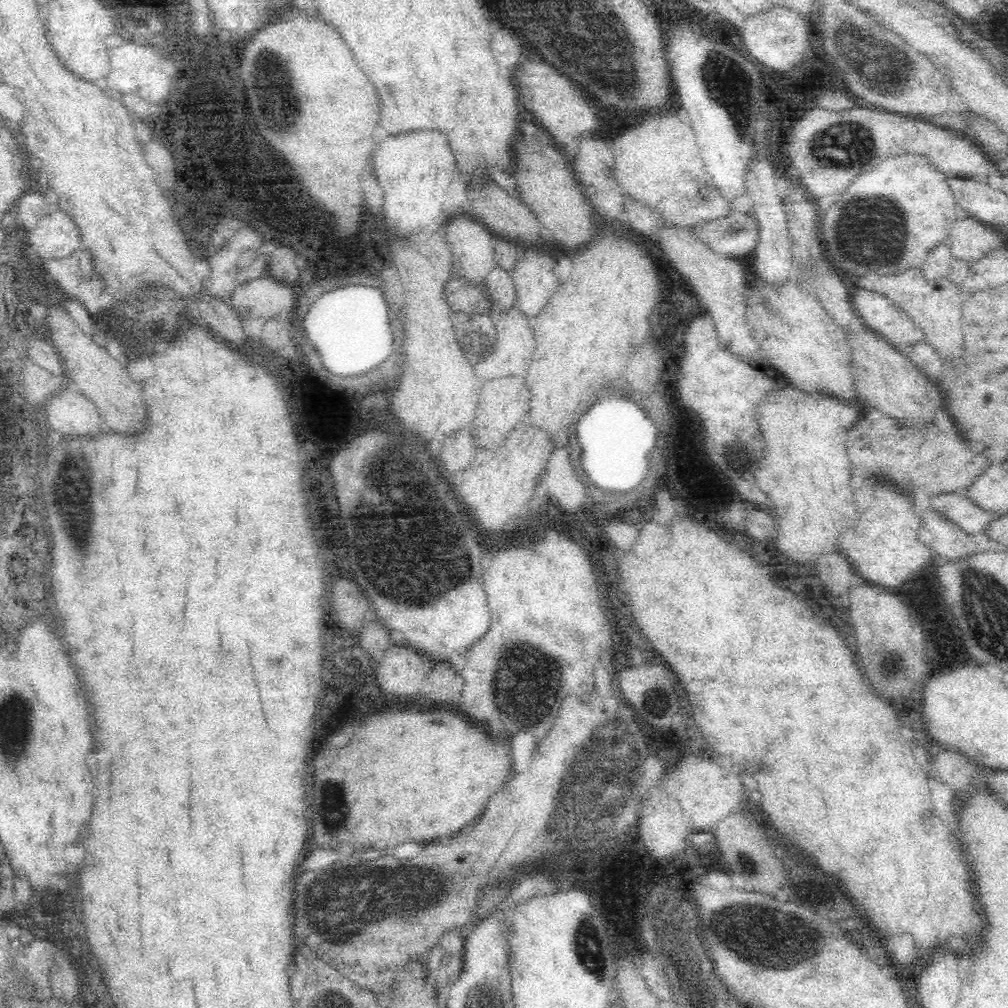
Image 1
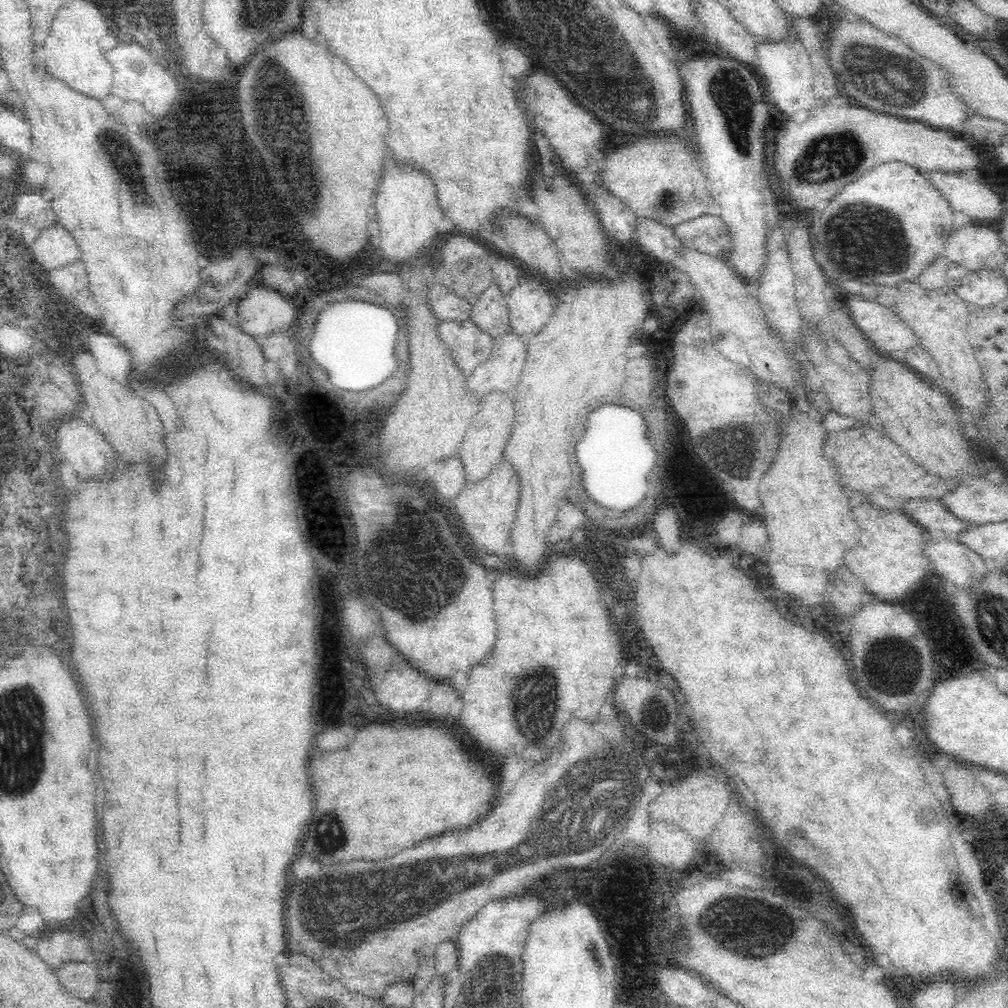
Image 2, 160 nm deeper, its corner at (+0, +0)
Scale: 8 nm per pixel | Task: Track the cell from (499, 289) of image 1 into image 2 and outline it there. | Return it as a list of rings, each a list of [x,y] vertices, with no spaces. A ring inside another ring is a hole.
[[[497,282],[479,293],[473,309],[470,318],[491,334],[498,335],[511,326],[507,295]]]

